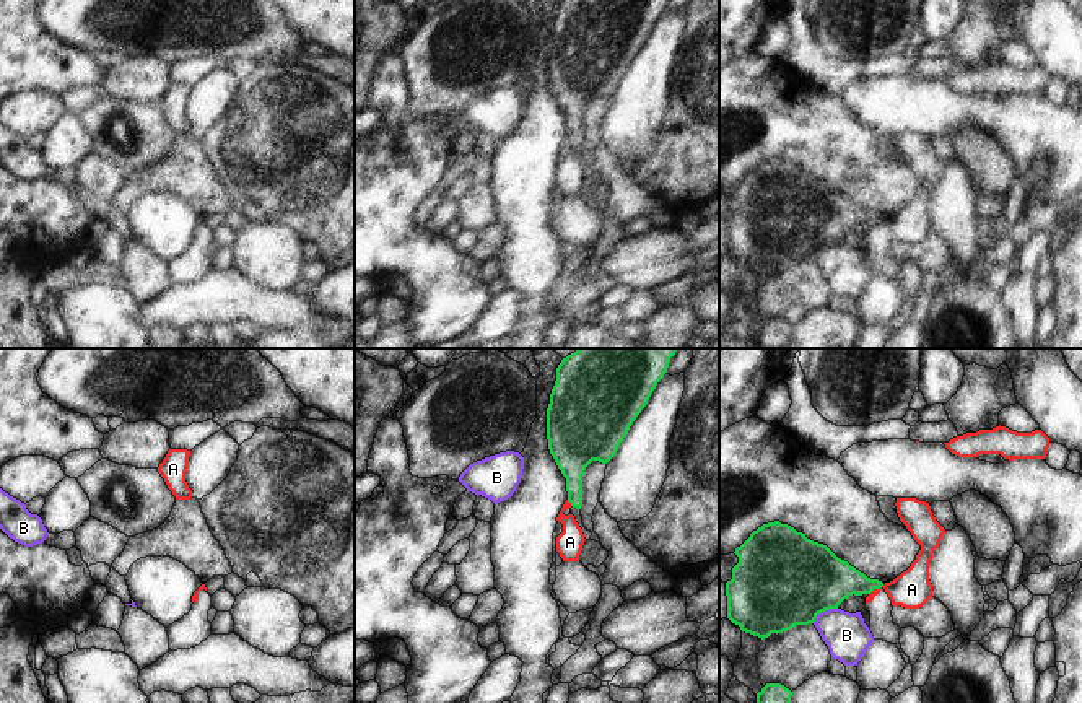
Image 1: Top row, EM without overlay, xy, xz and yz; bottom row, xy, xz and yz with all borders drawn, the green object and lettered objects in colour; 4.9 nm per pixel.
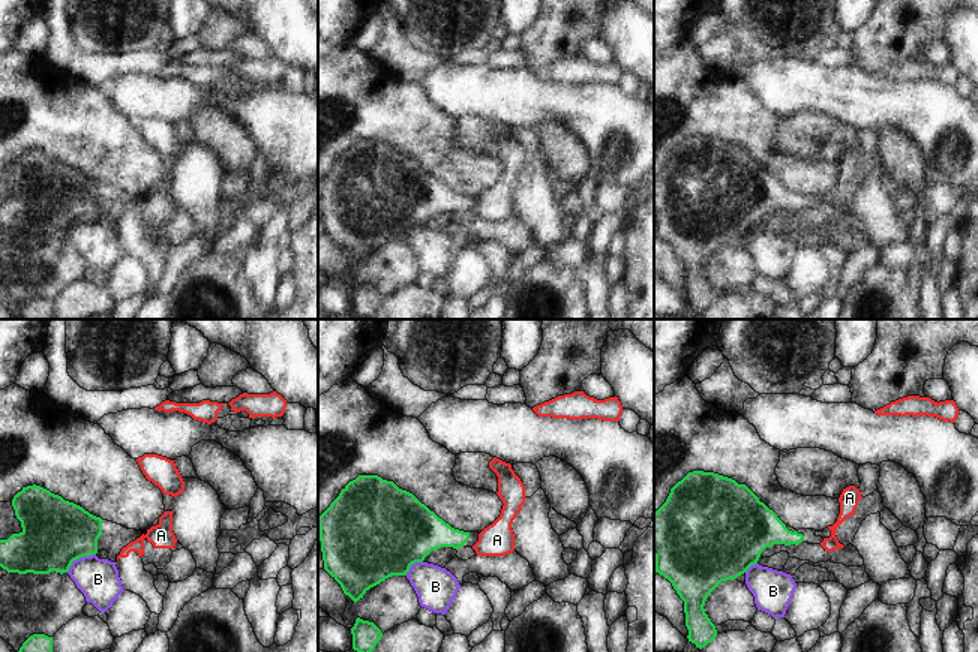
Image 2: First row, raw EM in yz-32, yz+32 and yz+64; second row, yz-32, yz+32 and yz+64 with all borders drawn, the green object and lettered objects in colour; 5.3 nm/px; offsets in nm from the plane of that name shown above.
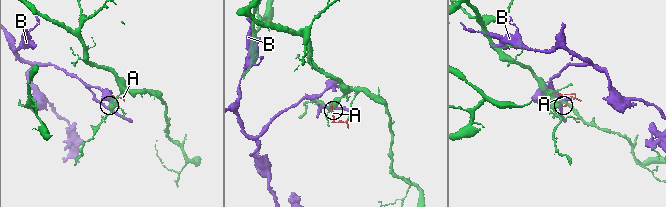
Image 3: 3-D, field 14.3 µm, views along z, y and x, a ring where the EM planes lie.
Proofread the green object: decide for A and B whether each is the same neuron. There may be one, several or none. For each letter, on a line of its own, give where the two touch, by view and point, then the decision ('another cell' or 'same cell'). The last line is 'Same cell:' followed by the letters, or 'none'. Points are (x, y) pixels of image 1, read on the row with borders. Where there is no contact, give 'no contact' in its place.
A: contact yz (876, 588); another cell
B: contact yz (824, 611); another cell
Same cell: none

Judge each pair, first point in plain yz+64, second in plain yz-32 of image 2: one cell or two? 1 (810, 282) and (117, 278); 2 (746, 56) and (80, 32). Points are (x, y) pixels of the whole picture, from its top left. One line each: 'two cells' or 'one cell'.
1: one cell
2: two cells

